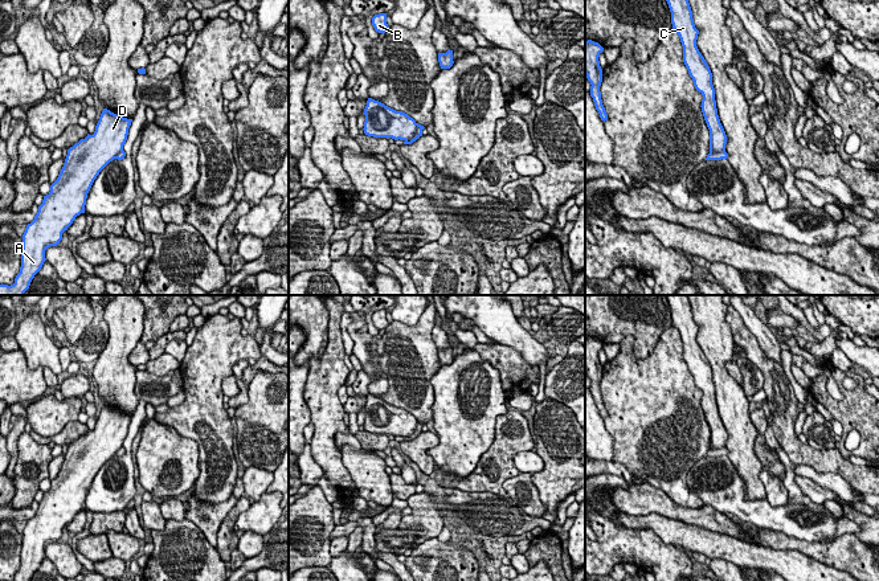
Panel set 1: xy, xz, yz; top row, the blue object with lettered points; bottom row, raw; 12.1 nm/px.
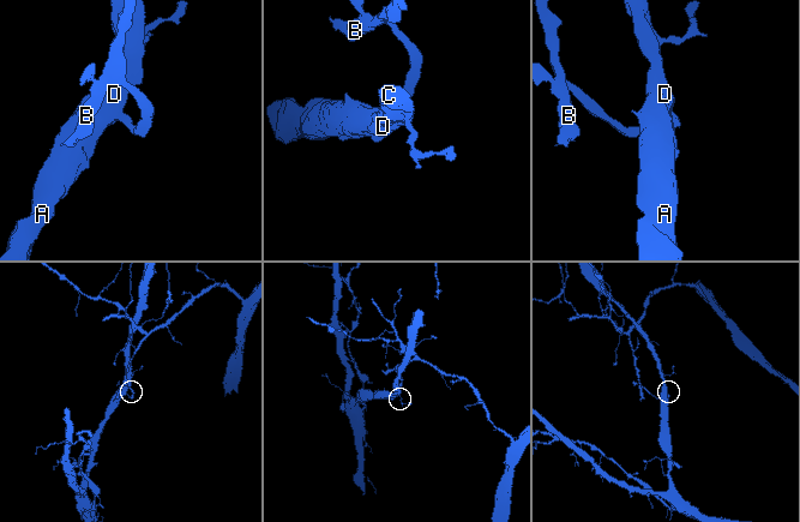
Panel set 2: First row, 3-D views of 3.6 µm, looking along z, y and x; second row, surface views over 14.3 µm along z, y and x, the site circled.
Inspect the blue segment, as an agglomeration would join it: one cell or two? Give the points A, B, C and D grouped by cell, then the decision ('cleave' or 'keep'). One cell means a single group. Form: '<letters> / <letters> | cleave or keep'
A C D / B | cleave

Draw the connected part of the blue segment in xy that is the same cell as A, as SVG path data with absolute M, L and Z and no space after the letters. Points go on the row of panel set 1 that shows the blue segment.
M103 109L94 134L68 150L57 180L23 234L20 273L13 285L0 285L0 295L24 295L29 289L46 261L45 250L57 246L75 217L85 213L94 180L123 150L131 122Z

